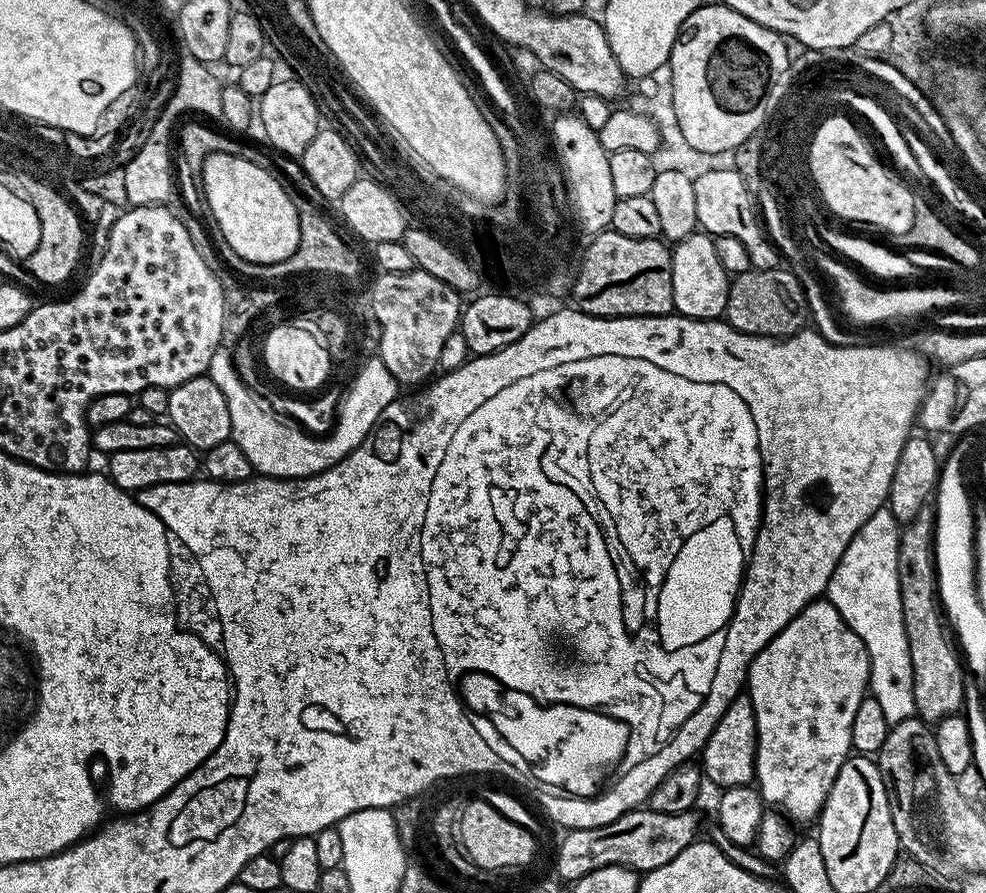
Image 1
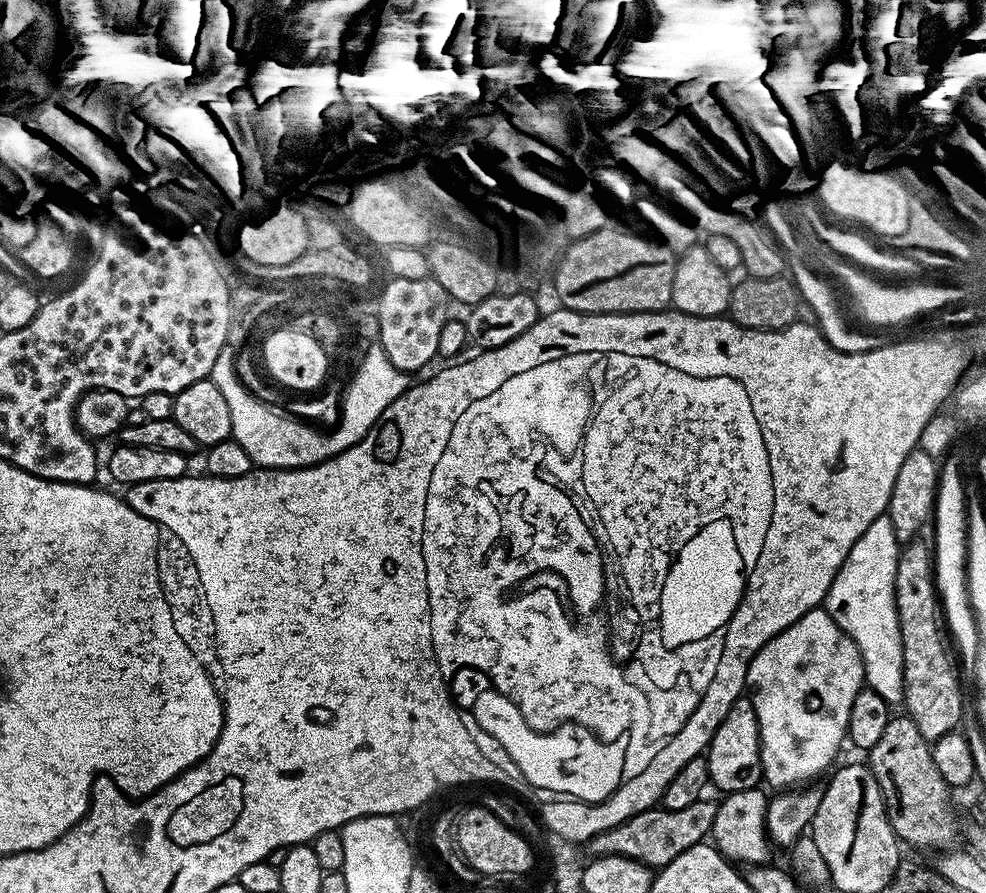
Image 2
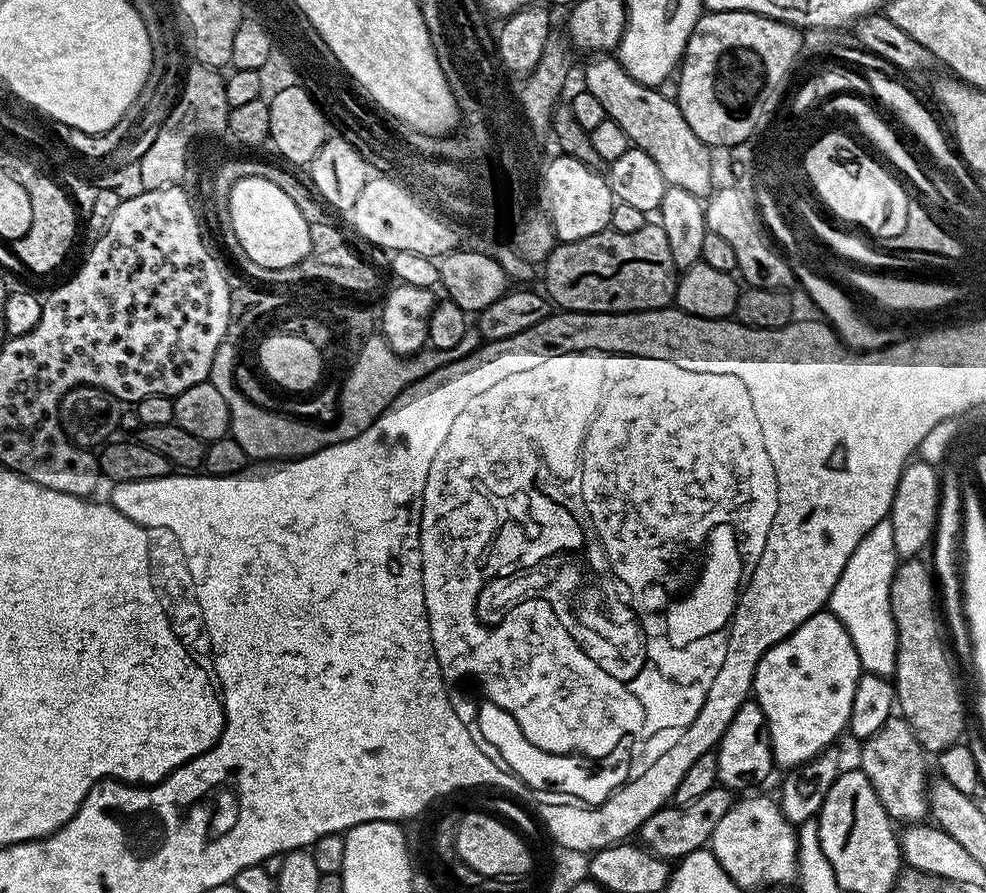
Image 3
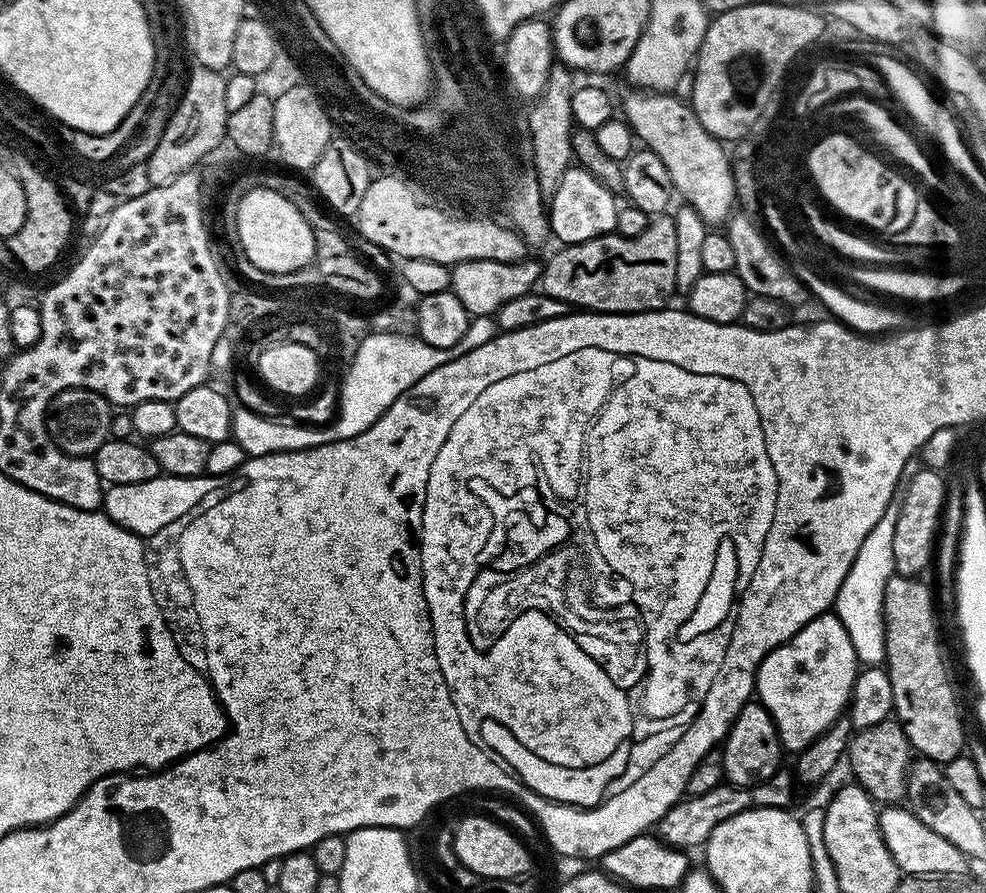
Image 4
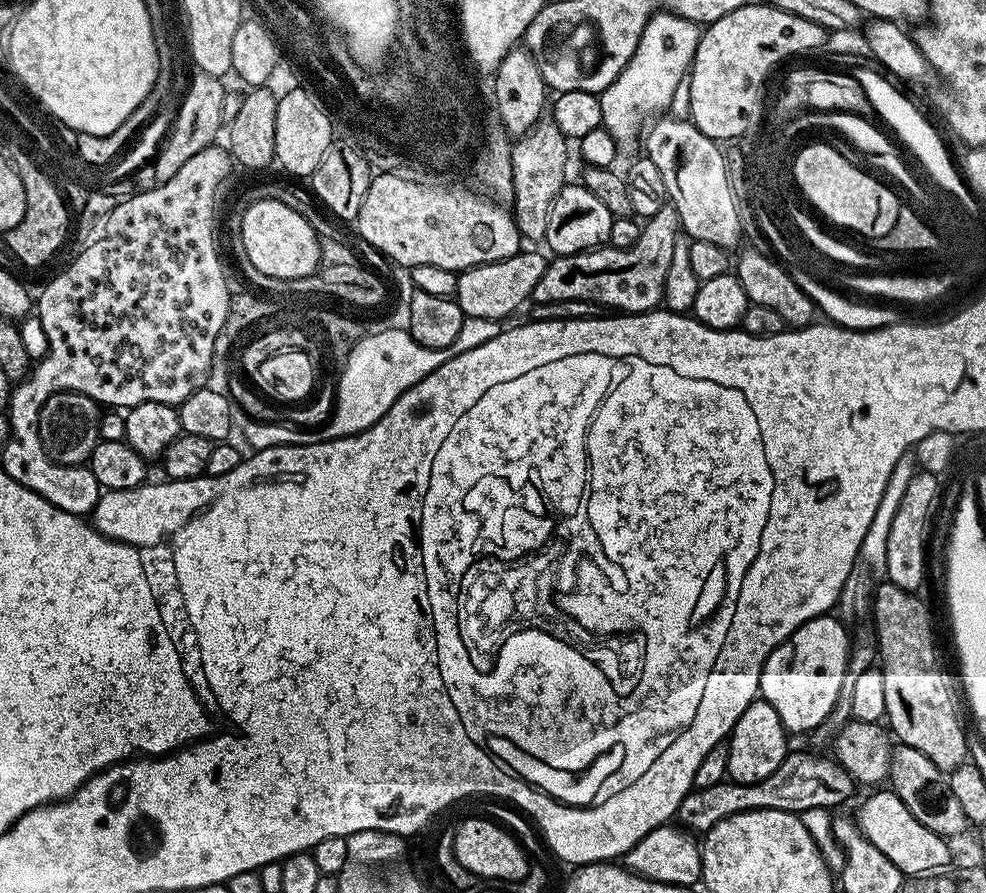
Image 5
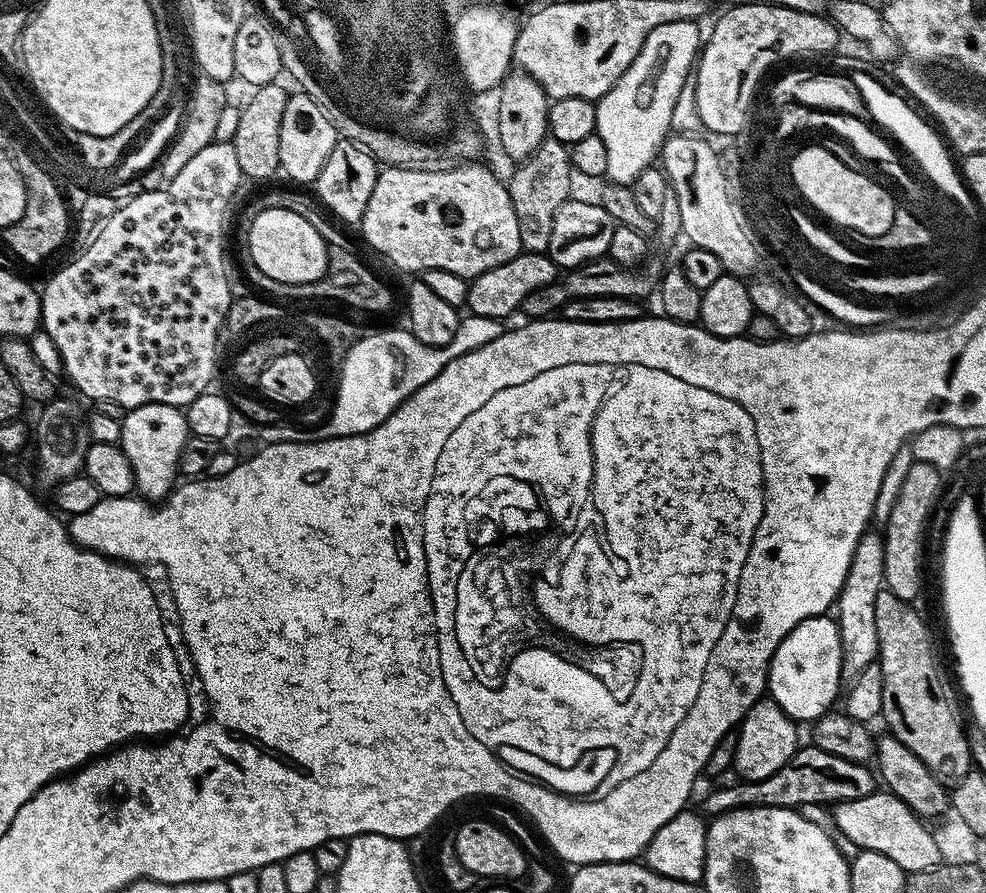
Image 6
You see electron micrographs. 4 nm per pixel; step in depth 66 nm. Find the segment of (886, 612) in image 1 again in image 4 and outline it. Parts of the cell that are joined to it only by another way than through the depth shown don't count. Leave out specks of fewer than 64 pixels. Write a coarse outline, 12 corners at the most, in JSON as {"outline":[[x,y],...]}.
{"outline":[[922,465],[898,466],[892,495],[862,538],[834,615],[853,648],[882,640],[880,595],[890,579],[890,537],[900,497]]}

